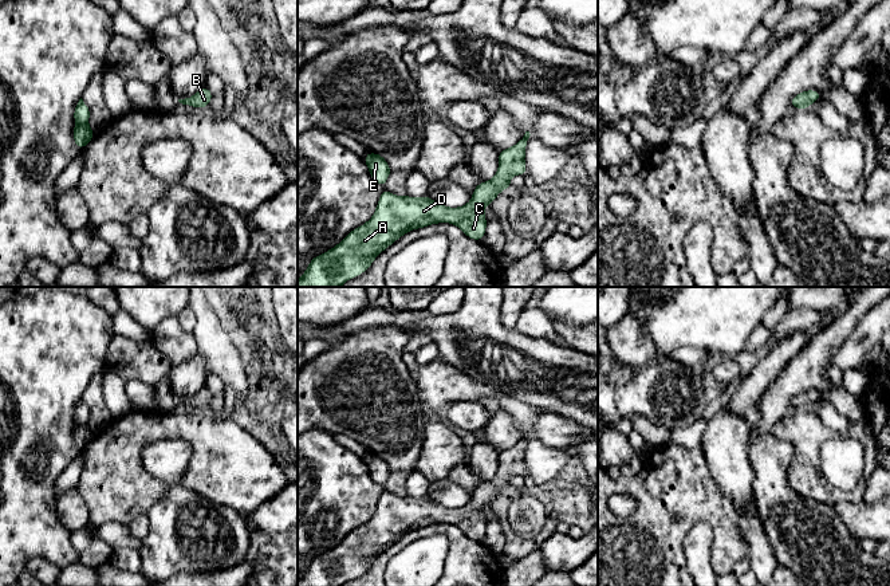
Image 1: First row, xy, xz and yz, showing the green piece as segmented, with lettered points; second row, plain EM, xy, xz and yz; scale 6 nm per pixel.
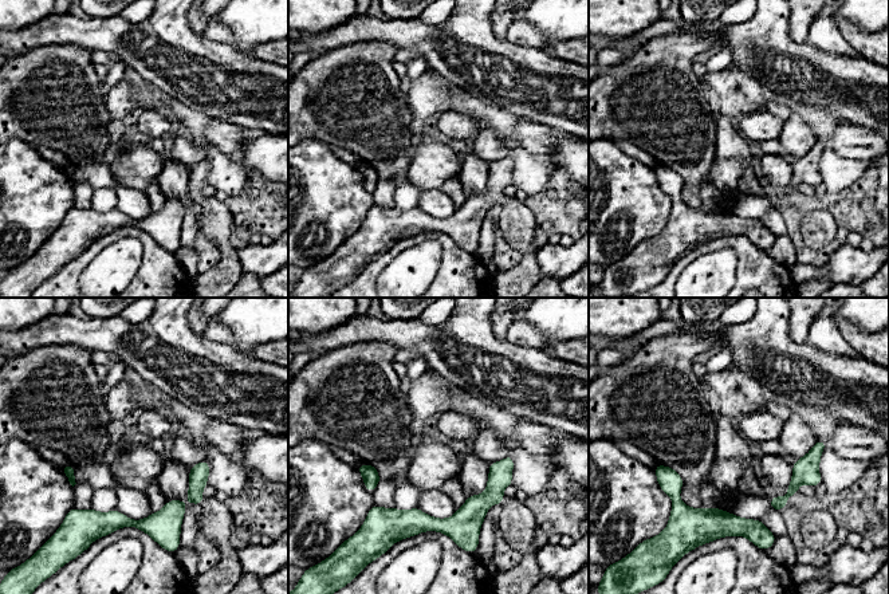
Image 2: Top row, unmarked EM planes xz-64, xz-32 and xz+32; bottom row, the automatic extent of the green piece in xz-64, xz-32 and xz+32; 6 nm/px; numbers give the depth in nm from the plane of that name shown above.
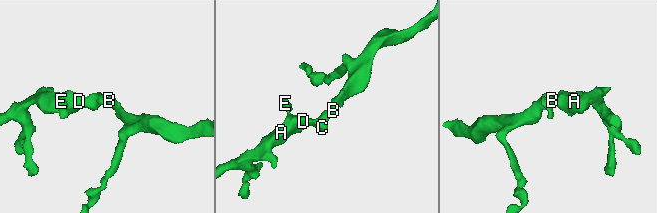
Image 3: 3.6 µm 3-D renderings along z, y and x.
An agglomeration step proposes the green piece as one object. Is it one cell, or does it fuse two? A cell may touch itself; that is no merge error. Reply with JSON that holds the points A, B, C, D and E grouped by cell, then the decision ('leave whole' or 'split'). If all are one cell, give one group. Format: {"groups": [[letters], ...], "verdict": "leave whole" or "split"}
{"groups": [["A", "B", "C", "D", "E"]], "verdict": "leave whole"}

